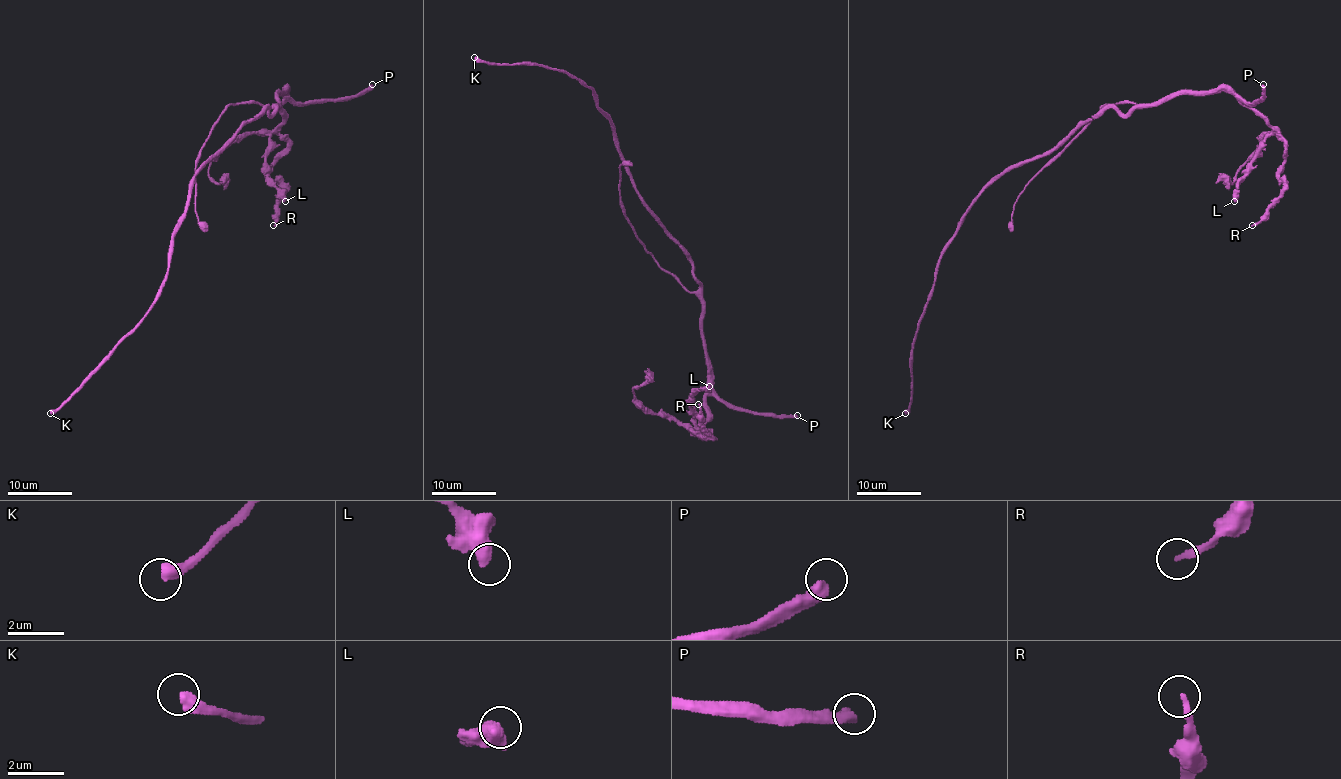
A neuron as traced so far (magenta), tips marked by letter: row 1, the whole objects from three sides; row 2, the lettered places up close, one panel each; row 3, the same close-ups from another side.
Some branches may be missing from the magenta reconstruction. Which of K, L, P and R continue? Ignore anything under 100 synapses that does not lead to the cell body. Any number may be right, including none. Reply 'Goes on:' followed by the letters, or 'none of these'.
Goes on: P

